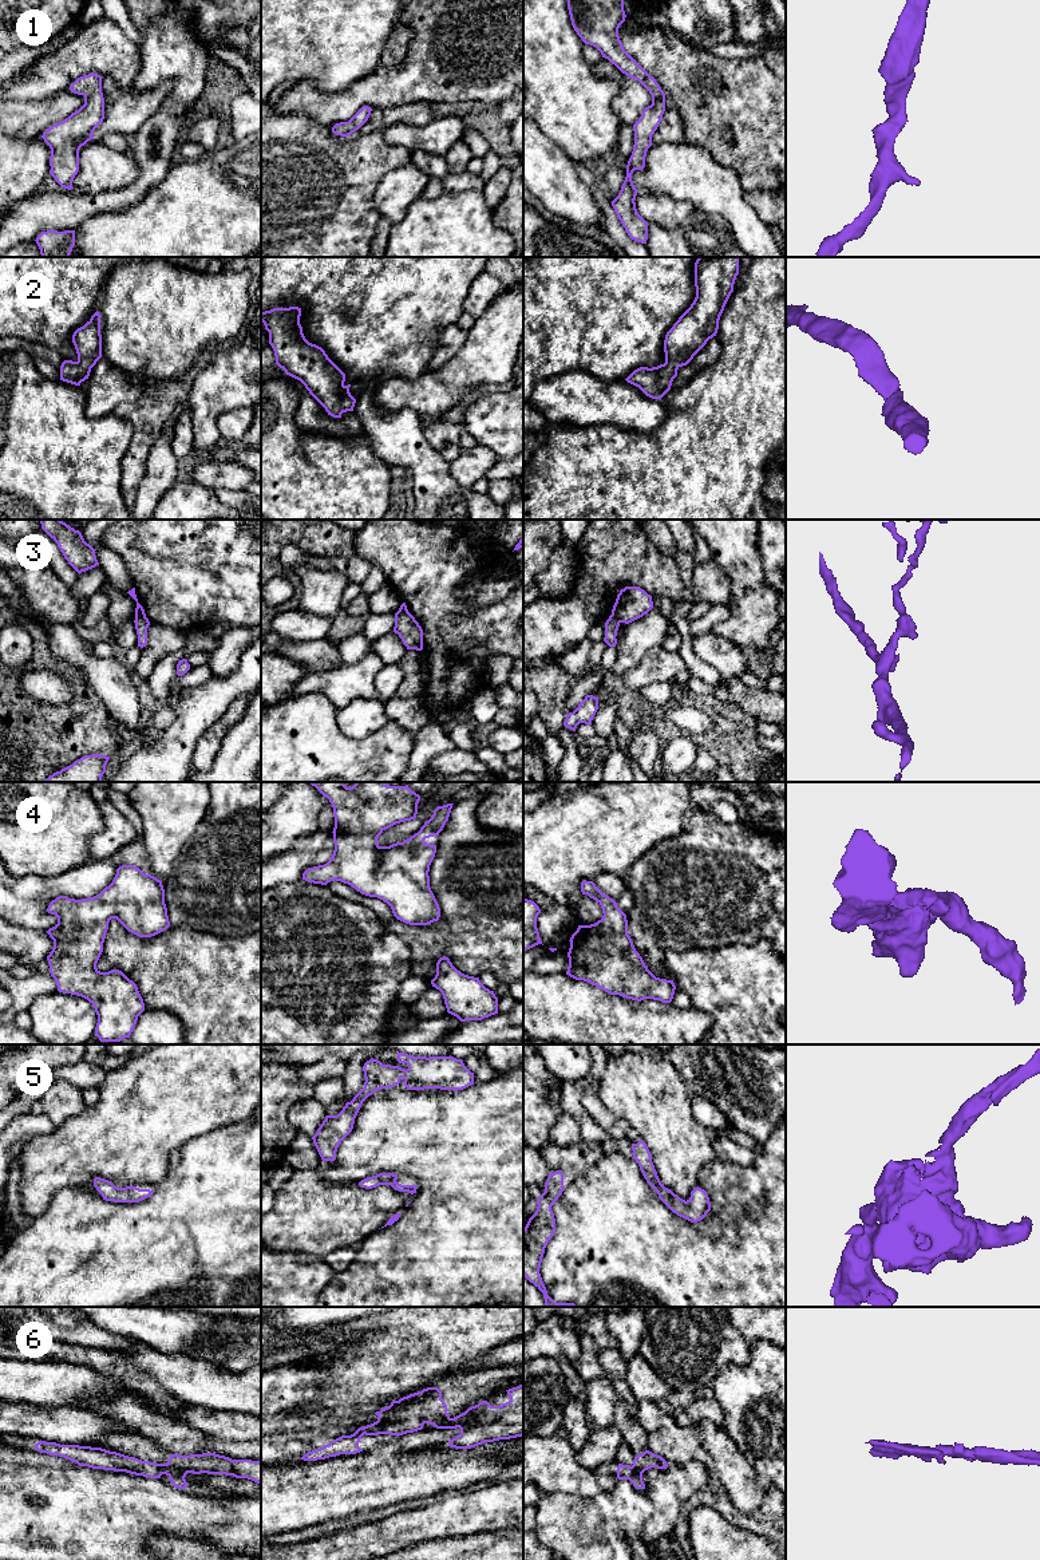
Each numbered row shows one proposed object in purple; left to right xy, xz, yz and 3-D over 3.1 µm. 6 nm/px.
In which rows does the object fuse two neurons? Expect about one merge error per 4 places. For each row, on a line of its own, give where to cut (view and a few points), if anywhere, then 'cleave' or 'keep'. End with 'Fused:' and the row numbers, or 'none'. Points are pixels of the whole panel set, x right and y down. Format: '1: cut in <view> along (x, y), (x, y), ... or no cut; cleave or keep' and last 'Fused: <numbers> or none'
1: no cut; keep
2: no cut; keep
3: cut in xy along (135, 616), (145, 617); cleave
4: no cut; keep
5: no cut; keep
6: cut in xy along (166, 1464), (186, 1473); cleave
Fused: 3, 6

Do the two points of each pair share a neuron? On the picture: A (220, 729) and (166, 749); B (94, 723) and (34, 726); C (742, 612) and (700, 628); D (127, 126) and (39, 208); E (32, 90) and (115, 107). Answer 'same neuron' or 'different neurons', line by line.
A: different neurons
B: same neuron
C: different neurons
D: different neurons
E: different neurons

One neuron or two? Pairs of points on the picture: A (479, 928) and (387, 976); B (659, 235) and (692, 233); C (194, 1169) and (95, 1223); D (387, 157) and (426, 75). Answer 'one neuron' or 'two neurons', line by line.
A: two neurons
B: one neuron
C: one neuron
D: two neurons

